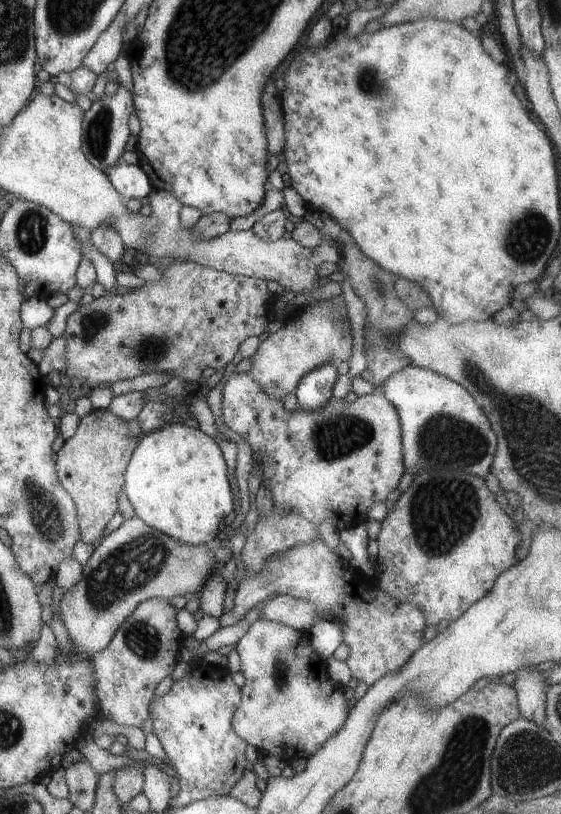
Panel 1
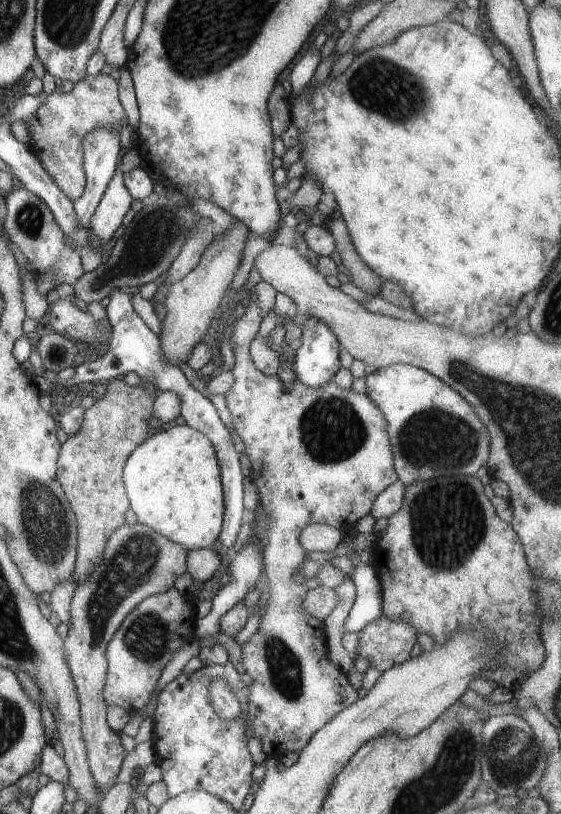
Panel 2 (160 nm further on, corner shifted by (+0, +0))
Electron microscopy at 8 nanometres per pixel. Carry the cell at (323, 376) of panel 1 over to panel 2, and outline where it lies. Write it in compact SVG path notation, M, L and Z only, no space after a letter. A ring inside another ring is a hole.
M302 316L300 339L296 343L292 370L307 388L325 386L340 368L340 346L333 332L311 316Z

